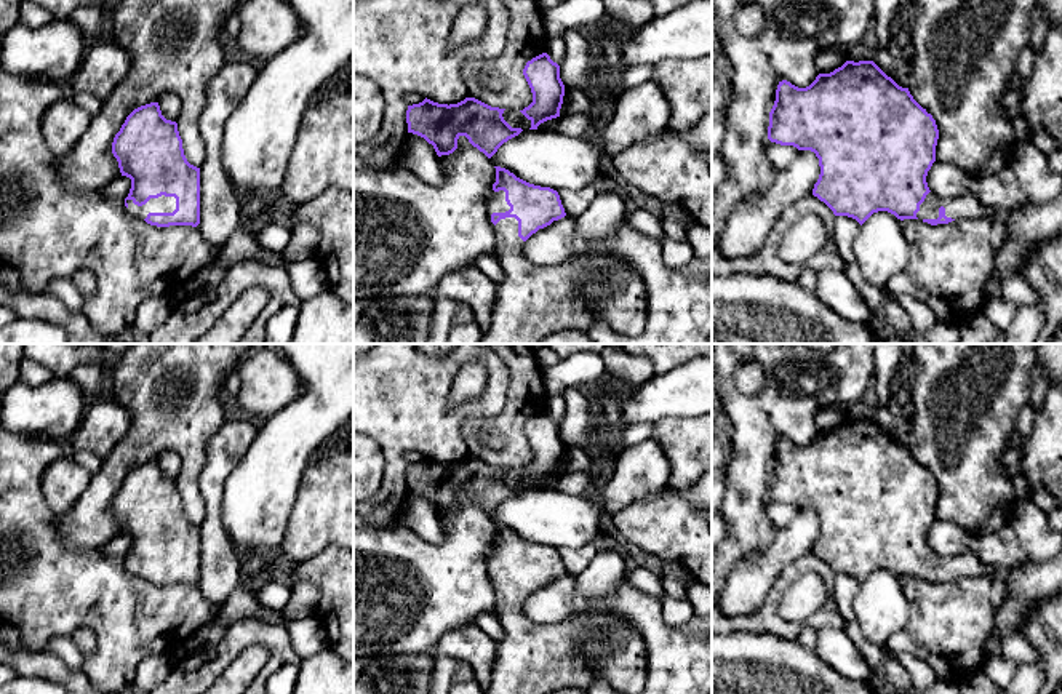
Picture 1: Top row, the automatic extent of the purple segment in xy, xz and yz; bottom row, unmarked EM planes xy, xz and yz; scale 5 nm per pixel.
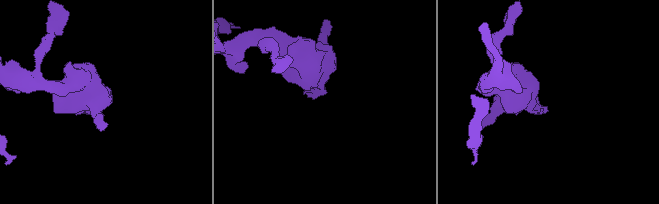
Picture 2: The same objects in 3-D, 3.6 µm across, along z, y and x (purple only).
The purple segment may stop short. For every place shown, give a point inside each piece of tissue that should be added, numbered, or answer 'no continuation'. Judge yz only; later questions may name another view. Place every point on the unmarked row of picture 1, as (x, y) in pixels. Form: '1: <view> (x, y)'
1: yz (966, 563)

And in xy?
1: xy (163, 562)

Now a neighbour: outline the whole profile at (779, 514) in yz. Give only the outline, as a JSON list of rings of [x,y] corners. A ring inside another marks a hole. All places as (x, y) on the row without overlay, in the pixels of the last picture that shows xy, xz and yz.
[[[771,499],[766,504],[766,513],[774,528],[787,526],[792,521],[792,518],[796,515],[796,512],[798,507],[793,504],[781,504]]]

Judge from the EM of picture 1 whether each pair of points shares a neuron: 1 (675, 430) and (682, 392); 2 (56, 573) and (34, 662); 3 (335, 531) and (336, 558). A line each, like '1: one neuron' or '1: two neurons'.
1: two neurons
2: two neurons
3: two neurons

